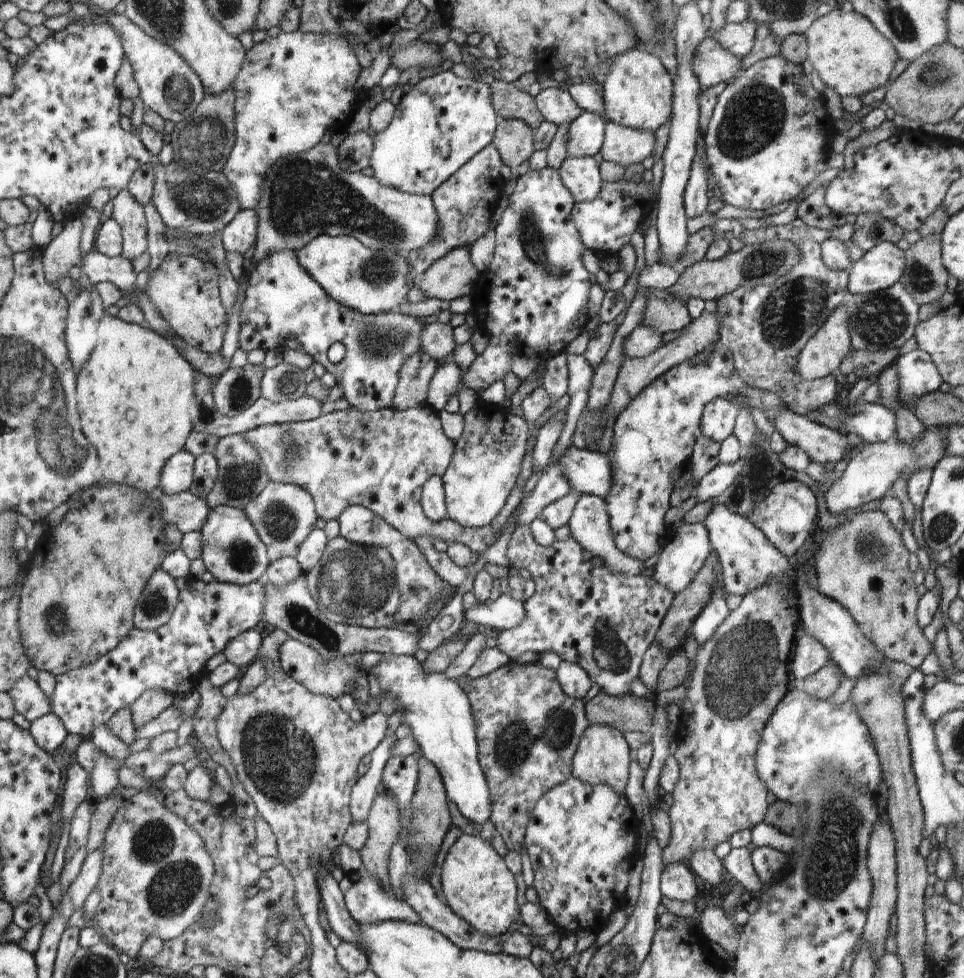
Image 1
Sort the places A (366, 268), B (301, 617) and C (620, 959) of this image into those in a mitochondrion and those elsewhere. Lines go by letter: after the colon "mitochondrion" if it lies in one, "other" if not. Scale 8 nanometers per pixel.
A: mitochondrion
B: mitochondrion
C: mitochondrion

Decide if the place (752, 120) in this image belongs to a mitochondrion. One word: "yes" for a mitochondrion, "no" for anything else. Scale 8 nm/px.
yes

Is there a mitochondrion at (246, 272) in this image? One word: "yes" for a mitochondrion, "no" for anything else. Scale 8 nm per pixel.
no

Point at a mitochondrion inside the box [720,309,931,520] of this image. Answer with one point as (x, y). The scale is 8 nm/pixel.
(759, 473)

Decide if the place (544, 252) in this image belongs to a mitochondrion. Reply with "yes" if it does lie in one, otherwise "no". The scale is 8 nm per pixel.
yes

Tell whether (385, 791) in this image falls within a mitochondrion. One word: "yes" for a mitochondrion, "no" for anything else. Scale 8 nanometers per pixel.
no

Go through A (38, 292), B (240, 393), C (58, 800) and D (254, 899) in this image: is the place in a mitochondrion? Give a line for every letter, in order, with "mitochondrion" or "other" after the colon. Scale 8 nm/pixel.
A: other
B: mitochondrion
C: other
D: mitochondrion

